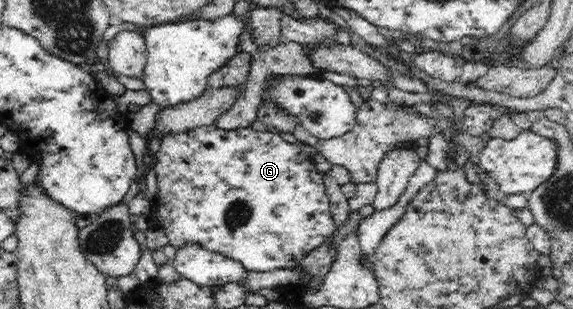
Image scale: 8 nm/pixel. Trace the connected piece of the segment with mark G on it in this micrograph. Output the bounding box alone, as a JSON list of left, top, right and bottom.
[146,124,333,272]

